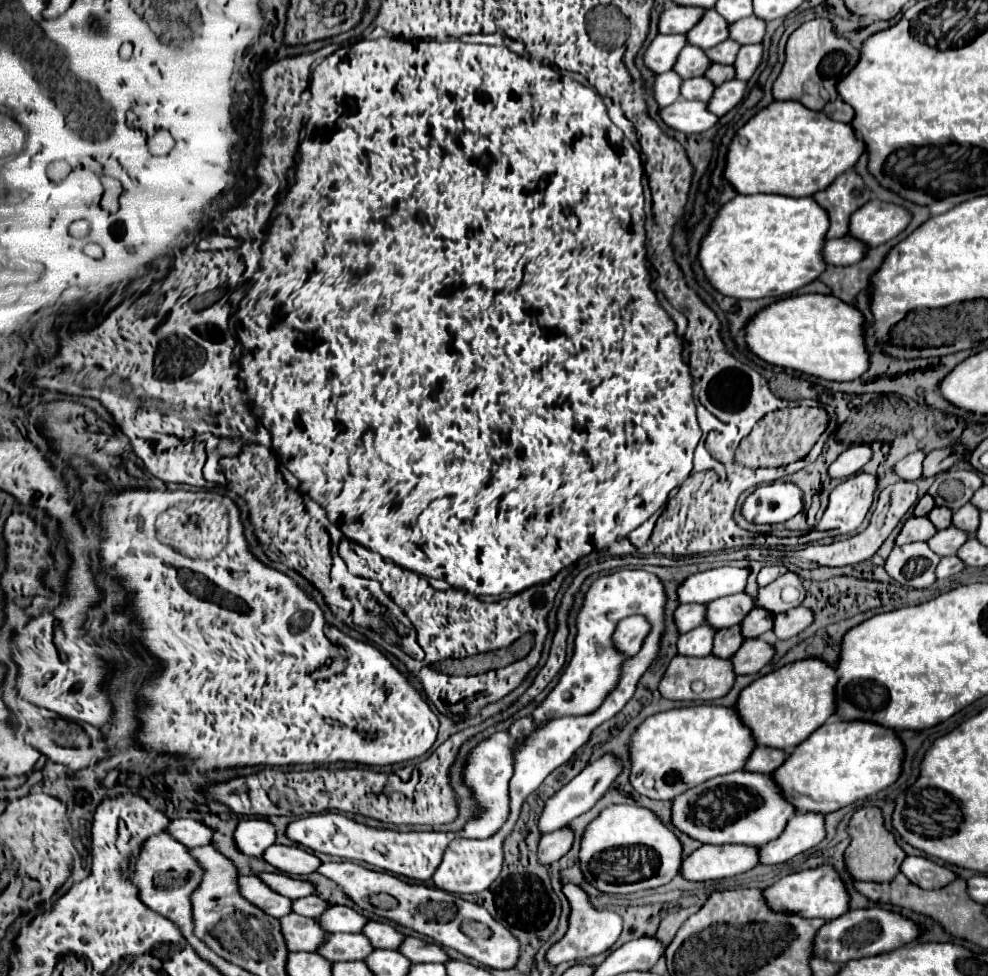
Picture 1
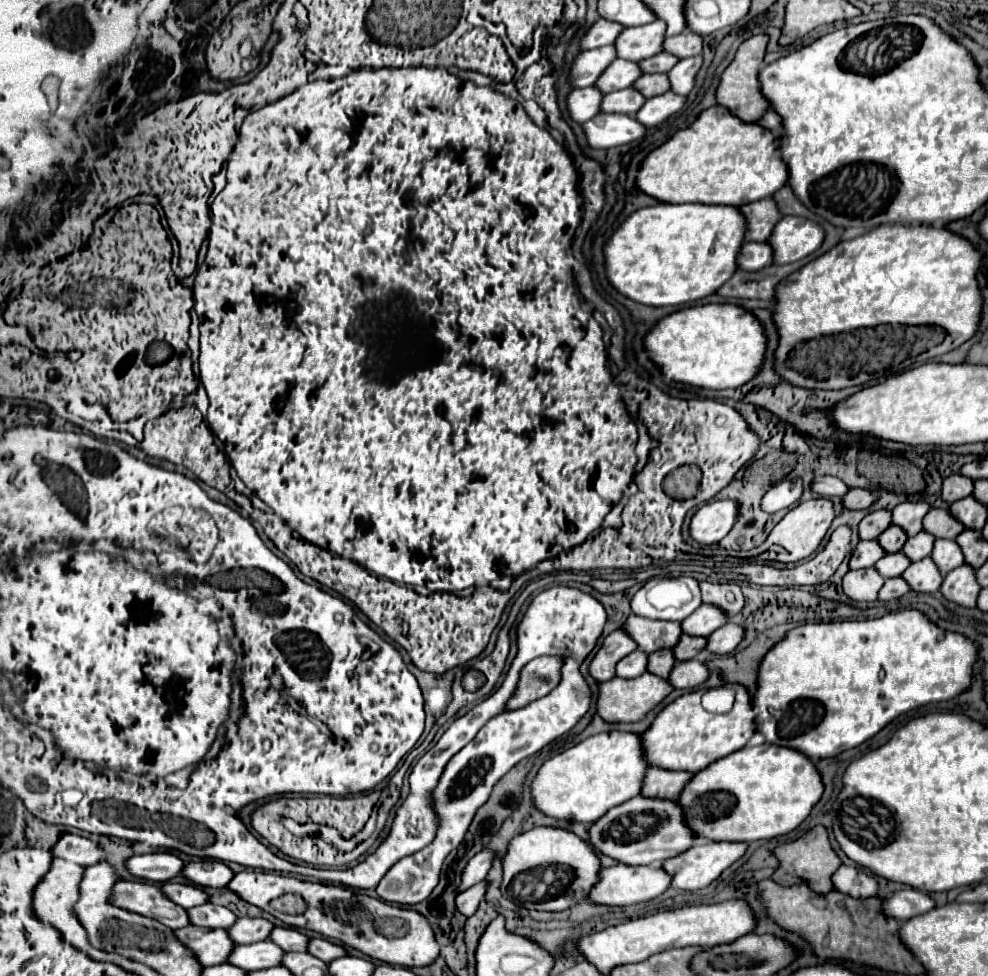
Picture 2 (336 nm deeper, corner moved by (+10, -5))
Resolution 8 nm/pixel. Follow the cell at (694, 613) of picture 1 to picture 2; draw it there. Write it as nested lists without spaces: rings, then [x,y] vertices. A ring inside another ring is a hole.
[[[622,631],[610,633],[604,639],[604,643],[600,645],[600,649],[596,651],[596,655],[592,657],[588,673],[596,681],[612,679],[614,677],[614,663],[618,663],[618,659],[622,659],[622,655],[628,655],[634,649],[636,649],[634,643],[630,643],[630,639],[626,639],[626,635],[622,635]]]

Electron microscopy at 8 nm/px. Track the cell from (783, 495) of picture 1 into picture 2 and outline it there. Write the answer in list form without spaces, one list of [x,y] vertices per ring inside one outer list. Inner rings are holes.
[[[712,501],[700,507],[690,519],[690,537],[702,545],[718,543],[734,525],[738,505],[734,501]]]

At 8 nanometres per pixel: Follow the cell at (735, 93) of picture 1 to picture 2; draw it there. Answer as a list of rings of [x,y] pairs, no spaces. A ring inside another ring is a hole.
[[[666,91],[666,93],[662,93],[662,95],[656,95],[656,97],[646,99],[646,103],[634,113],[634,119],[636,119],[638,123],[642,123],[644,127],[660,125],[660,123],[664,123],[670,115],[674,115],[676,111],[680,111],[680,109],[684,107],[684,101],[686,101],[686,97],[674,95],[674,93]]]

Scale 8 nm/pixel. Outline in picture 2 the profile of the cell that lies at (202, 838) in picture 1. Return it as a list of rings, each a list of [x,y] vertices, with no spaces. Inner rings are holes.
[[[64,835],[52,849],[50,853],[58,859],[64,859],[64,861],[70,861],[70,863],[78,863],[82,867],[86,867],[86,863],[100,863],[104,853],[102,849],[84,839],[84,837],[78,837],[78,835]]]

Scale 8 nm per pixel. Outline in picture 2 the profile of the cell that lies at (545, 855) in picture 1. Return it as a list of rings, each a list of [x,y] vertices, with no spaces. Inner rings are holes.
[[[486,881],[478,883],[478,885],[462,891],[462,893],[458,893],[456,899],[454,899],[456,909],[458,909],[464,917],[474,915],[476,909],[478,909],[478,905],[480,905],[480,901],[482,901],[482,897],[484,897],[484,891],[486,891]]]

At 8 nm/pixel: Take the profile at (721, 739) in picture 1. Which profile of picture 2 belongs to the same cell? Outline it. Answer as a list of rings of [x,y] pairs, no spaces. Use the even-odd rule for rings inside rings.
[[[600,733],[552,755],[542,763],[530,783],[532,805],[552,819],[592,823],[608,809],[640,795],[642,775],[648,765],[640,751],[640,737],[636,733]]]

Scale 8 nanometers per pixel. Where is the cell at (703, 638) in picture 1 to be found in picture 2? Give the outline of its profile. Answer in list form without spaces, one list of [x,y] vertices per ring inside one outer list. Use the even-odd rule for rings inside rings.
[[[632,651],[630,655],[622,657],[616,663],[616,677],[634,679],[646,671],[646,665],[648,665],[648,655],[642,651]]]

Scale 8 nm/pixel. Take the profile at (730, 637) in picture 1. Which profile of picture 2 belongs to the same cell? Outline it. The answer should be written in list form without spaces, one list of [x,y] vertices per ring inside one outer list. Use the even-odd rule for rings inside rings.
[[[670,649],[668,651],[656,651],[656,653],[648,655],[648,667],[646,669],[650,673],[666,679],[666,675],[670,673],[670,667],[674,667],[674,663],[676,663],[676,659],[674,659]]]

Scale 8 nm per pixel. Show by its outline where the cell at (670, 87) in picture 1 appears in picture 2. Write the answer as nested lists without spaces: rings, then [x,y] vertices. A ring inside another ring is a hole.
[[[594,87],[574,89],[566,97],[568,119],[576,121],[576,123],[584,123],[586,119],[592,119],[594,115],[598,115],[598,103],[600,101],[602,101],[602,93]]]

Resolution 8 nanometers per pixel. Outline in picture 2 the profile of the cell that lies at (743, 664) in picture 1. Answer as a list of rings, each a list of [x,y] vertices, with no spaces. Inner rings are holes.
[[[680,661],[672,667],[668,683],[674,689],[694,689],[708,677],[708,667],[700,661]]]

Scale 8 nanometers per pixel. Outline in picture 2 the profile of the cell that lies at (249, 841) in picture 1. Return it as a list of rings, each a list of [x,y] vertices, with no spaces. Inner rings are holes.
[[[148,853],[130,857],[126,861],[126,869],[130,871],[130,875],[144,881],[166,883],[178,875],[178,869],[182,869],[182,861],[172,853]]]

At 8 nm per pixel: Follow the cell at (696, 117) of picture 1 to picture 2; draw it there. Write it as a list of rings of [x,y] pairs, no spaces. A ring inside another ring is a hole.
[[[596,115],[590,121],[582,123],[586,143],[590,149],[610,149],[634,139],[640,139],[646,133],[634,117],[628,115]]]

